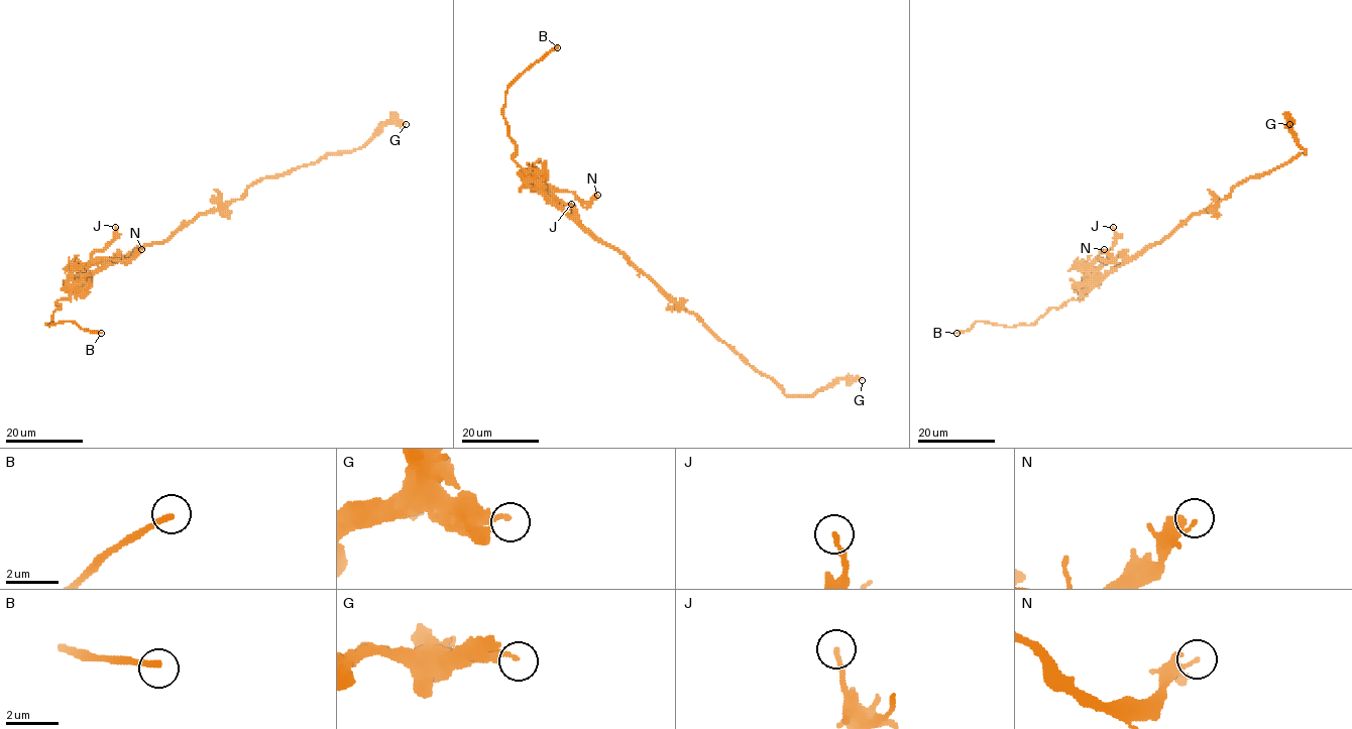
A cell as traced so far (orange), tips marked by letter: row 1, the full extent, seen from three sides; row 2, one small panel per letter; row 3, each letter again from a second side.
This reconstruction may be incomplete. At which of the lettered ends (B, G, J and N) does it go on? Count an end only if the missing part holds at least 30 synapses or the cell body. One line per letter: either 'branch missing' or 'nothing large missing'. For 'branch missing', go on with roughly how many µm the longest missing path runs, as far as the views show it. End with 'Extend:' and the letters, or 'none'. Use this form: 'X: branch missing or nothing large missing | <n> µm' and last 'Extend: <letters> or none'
B: branch missing | 15 µm
G: nothing large missing
J: nothing large missing
N: nothing large missing
Extend: B

